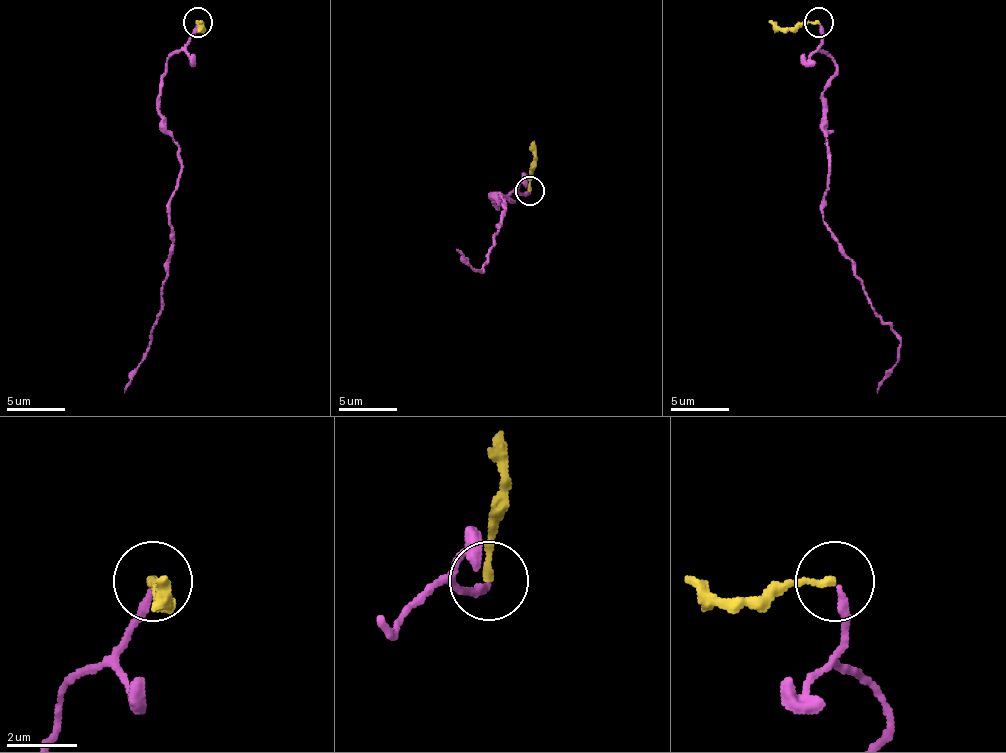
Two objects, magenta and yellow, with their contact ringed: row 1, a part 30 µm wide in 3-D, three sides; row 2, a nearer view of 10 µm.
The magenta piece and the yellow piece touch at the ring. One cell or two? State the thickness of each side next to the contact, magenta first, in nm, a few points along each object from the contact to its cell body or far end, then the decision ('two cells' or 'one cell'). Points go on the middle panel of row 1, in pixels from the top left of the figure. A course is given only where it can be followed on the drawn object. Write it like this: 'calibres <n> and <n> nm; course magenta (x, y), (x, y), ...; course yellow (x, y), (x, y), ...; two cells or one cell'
calibres 200 and 200 nm; course magenta (530, 193), (513, 193), (498, 207), (492, 196), (513, 201), (501, 196), (501, 225), (480, 272), (457, 248); course yellow (530, 190), (533, 140); two cells

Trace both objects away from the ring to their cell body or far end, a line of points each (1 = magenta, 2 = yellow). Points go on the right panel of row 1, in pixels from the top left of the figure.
1: (821, 24), (821, 48), (835, 65), (824, 92), (824, 223), (900, 341), (876, 393)
2: (818, 21), (797, 21), (791, 27), (768, 21)

